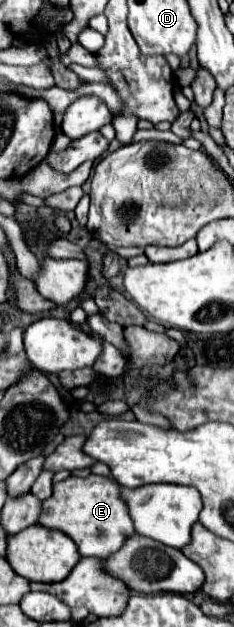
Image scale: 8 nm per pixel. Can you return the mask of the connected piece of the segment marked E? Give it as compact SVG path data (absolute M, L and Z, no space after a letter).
M89 475L89 477L67 477L53 485L53 495L45 499L39 523L49 529L59 529L73 537L81 557L107 559L121 549L127 537L137 531L129 517L129 509L121 497L121 485L113 477Z

